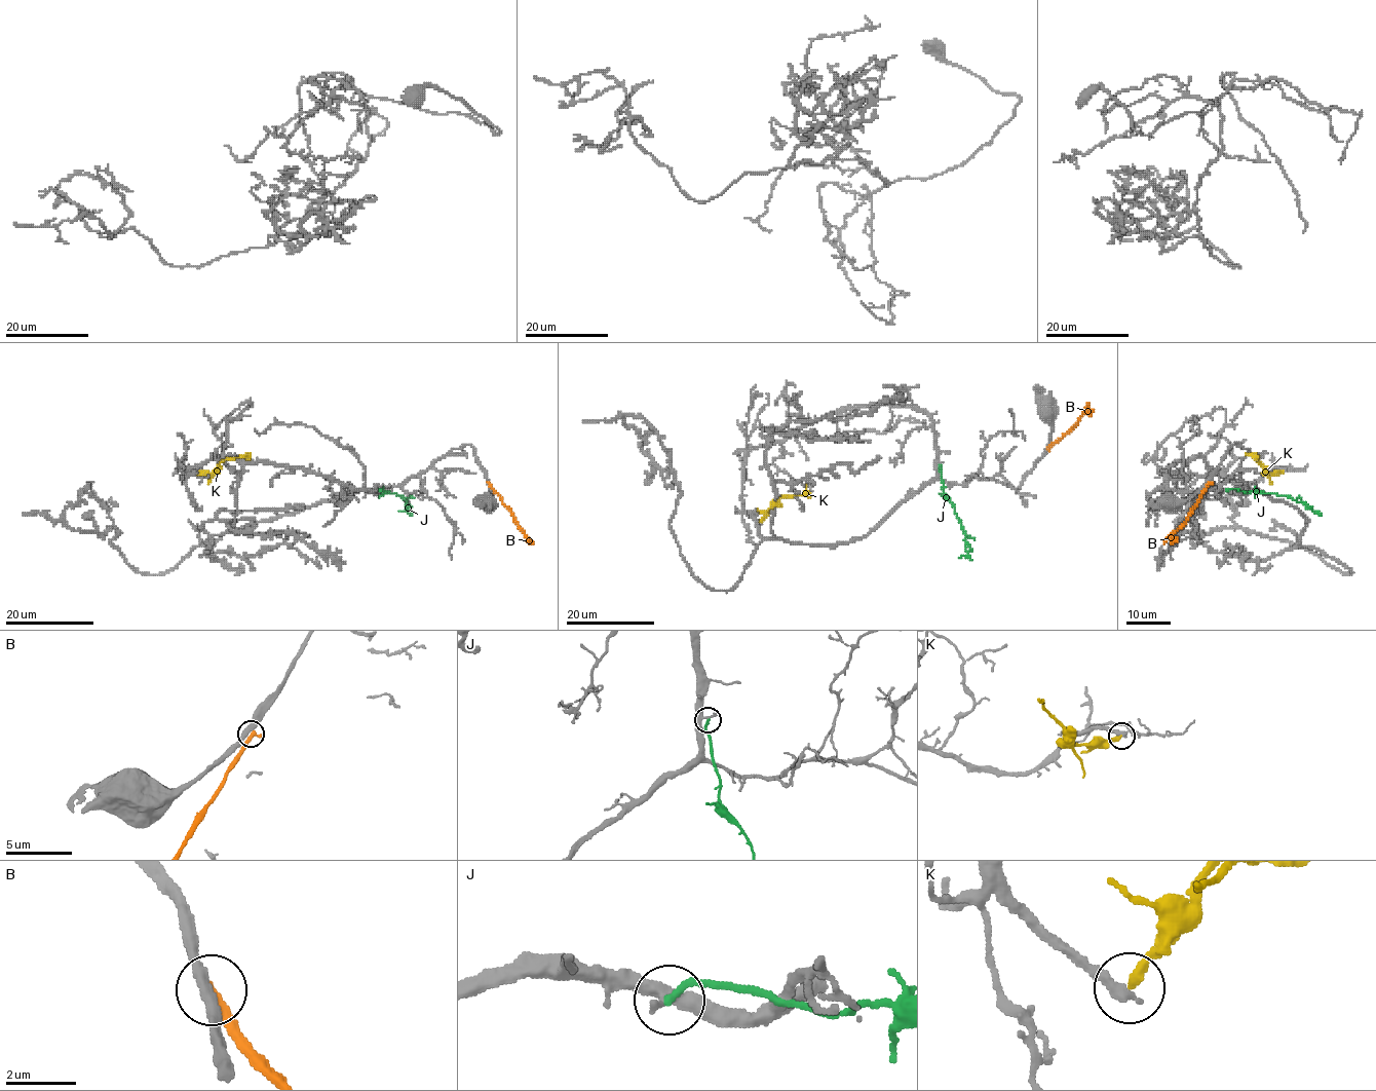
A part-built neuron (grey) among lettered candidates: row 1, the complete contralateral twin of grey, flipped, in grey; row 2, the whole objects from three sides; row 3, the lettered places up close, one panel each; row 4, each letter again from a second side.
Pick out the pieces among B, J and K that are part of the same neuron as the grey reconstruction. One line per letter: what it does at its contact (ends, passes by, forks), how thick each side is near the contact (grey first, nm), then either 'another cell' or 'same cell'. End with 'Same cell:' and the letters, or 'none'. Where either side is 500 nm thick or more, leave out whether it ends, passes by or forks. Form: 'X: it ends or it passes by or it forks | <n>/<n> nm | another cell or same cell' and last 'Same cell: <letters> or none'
B: it ends | 360/360 nm | another cell
J: it ends | 300/200 nm | another cell
K: it ends | 360/280 nm | another cell
Same cell: none

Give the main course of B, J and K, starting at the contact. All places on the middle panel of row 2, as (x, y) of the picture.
B: (1048, 447), (1074, 425), (1090, 402)
J: (939, 465), (944, 495), (953, 506), (964, 534), (967, 556), (958, 558)
K: (760, 522), (780, 498), (801, 496), (806, 484)

